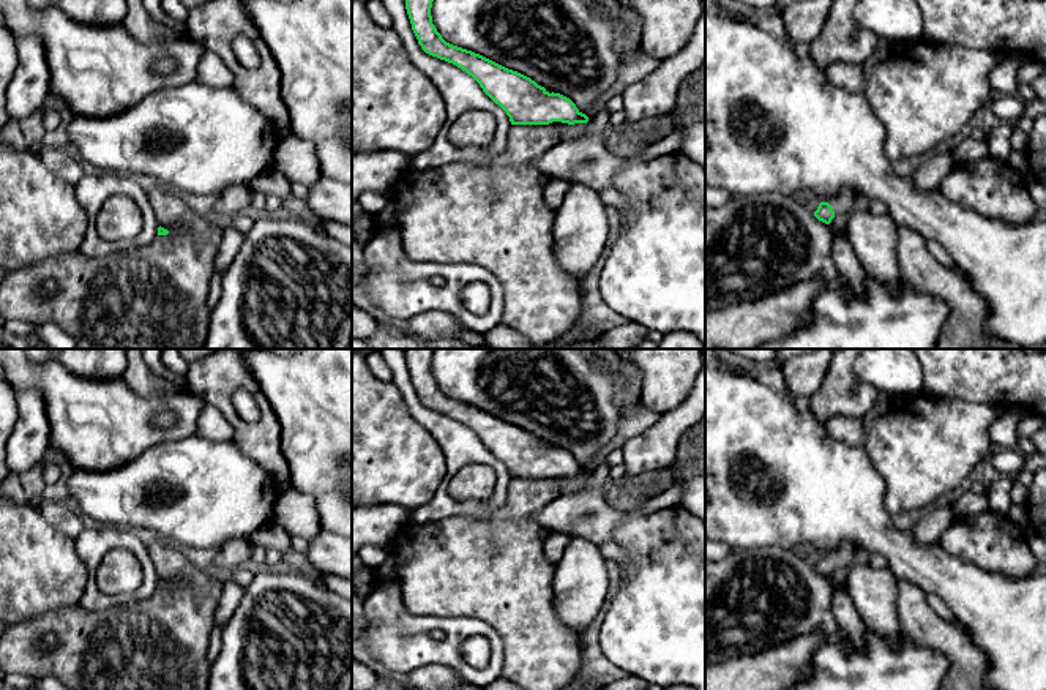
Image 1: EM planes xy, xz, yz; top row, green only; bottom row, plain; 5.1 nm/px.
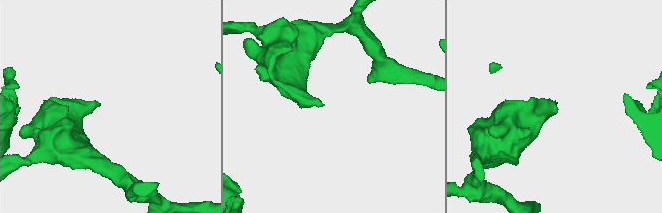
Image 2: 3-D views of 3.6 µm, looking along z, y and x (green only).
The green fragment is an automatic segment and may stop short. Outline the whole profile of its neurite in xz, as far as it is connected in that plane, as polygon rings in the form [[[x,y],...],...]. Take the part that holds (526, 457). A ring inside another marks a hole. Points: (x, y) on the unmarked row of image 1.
[[[402,349],[412,384],[421,403],[456,418],[472,429],[483,445],[510,471],[511,478],[587,477],[588,471],[560,448],[549,447],[530,431],[480,407],[446,396],[432,377],[434,349]]]

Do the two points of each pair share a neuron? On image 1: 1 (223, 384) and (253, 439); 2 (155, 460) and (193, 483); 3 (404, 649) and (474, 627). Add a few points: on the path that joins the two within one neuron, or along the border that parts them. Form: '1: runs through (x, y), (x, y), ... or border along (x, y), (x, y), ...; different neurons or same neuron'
1: runs through (223, 398), (239, 425); same neuron
2: runs through (164, 469), (177, 482), (183, 483); same neuron
3: runs through (420, 632), (429, 626), (456, 627); same neuron

